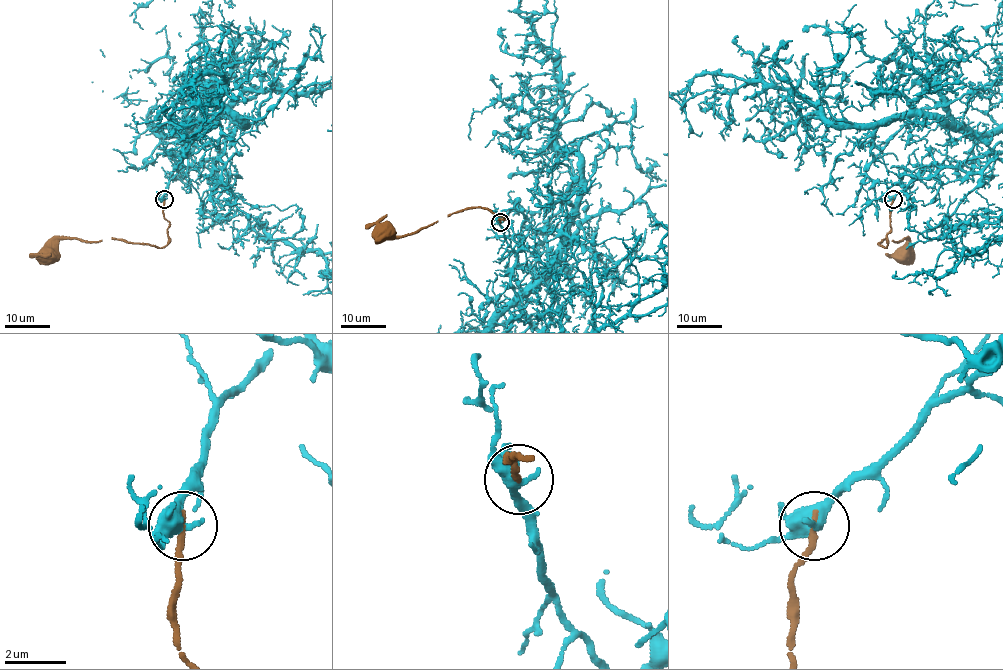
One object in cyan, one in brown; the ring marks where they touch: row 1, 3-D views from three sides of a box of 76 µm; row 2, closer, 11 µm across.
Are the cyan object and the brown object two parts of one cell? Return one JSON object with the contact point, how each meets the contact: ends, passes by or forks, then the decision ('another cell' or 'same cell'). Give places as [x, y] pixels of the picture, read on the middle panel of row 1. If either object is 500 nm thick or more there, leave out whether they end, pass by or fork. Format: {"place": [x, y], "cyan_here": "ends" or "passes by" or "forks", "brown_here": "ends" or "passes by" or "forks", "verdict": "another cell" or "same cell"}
{"place": [500, 222], "cyan_here": "forks", "brown_here": "ends", "verdict": "another cell"}

